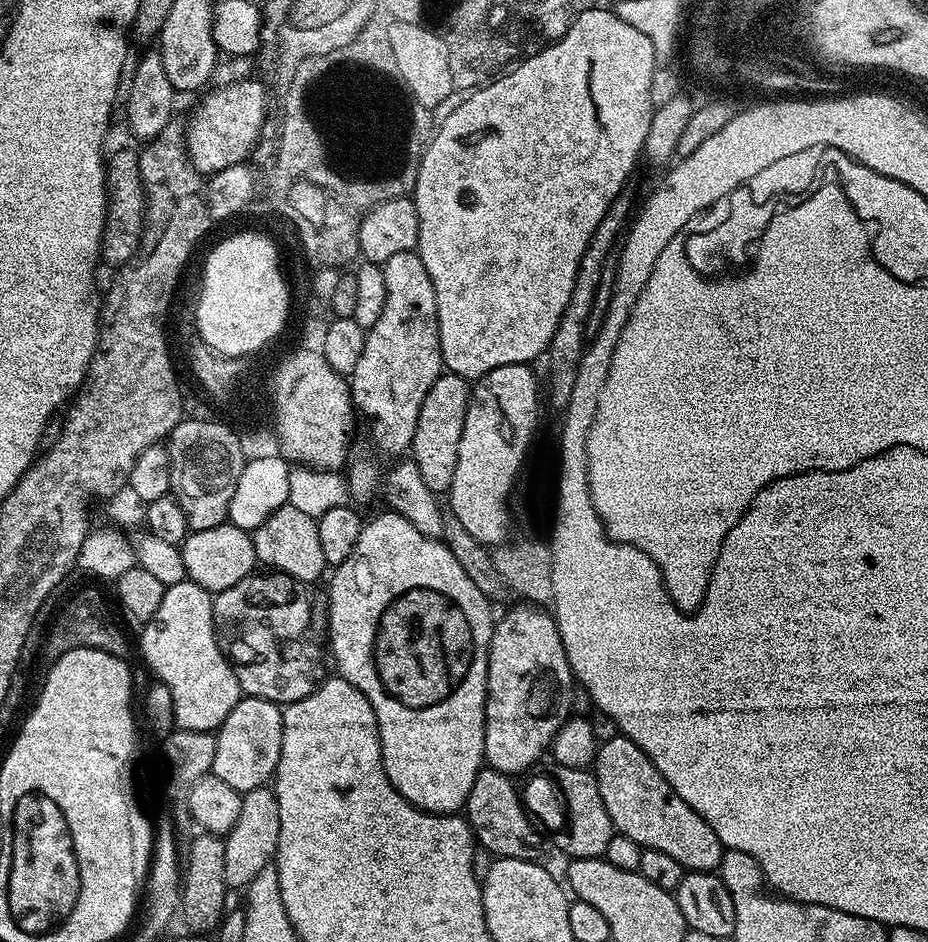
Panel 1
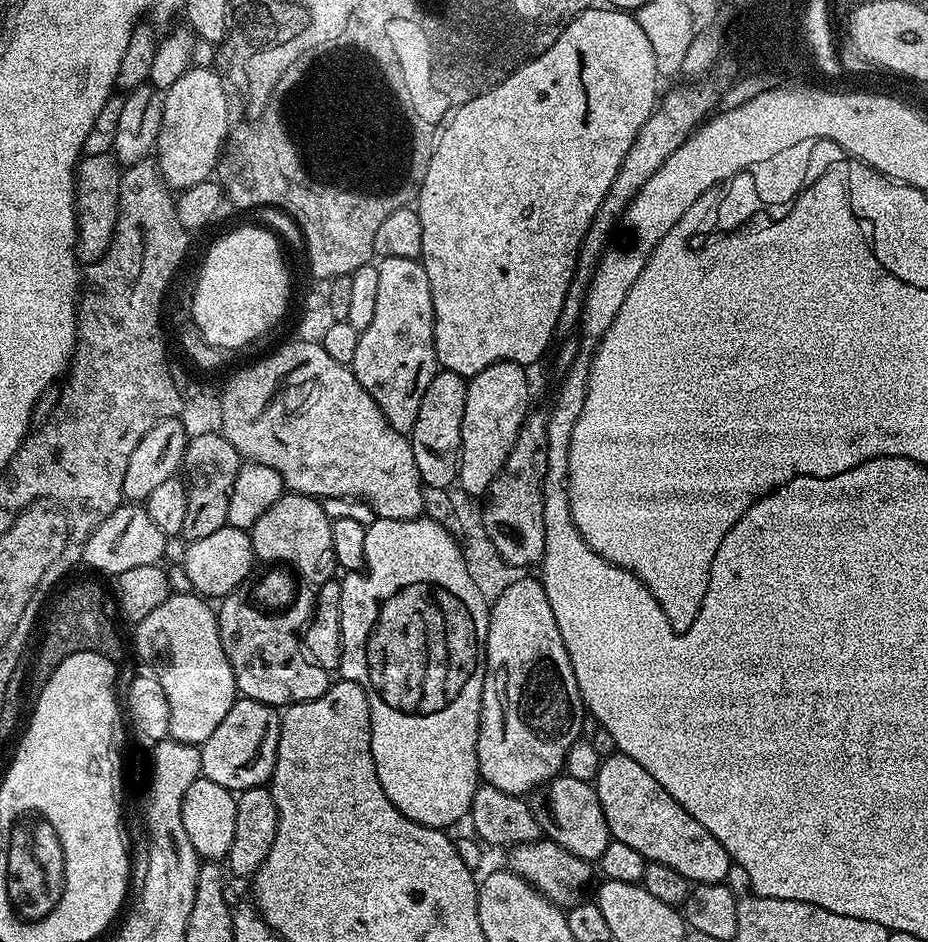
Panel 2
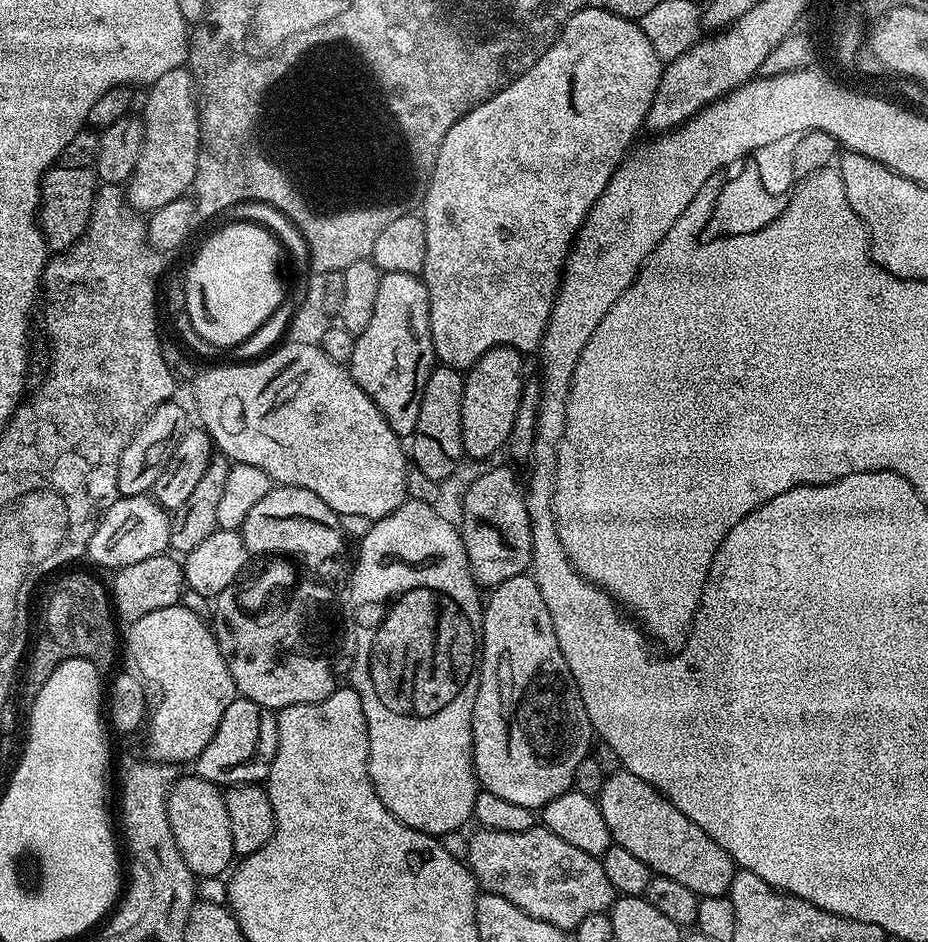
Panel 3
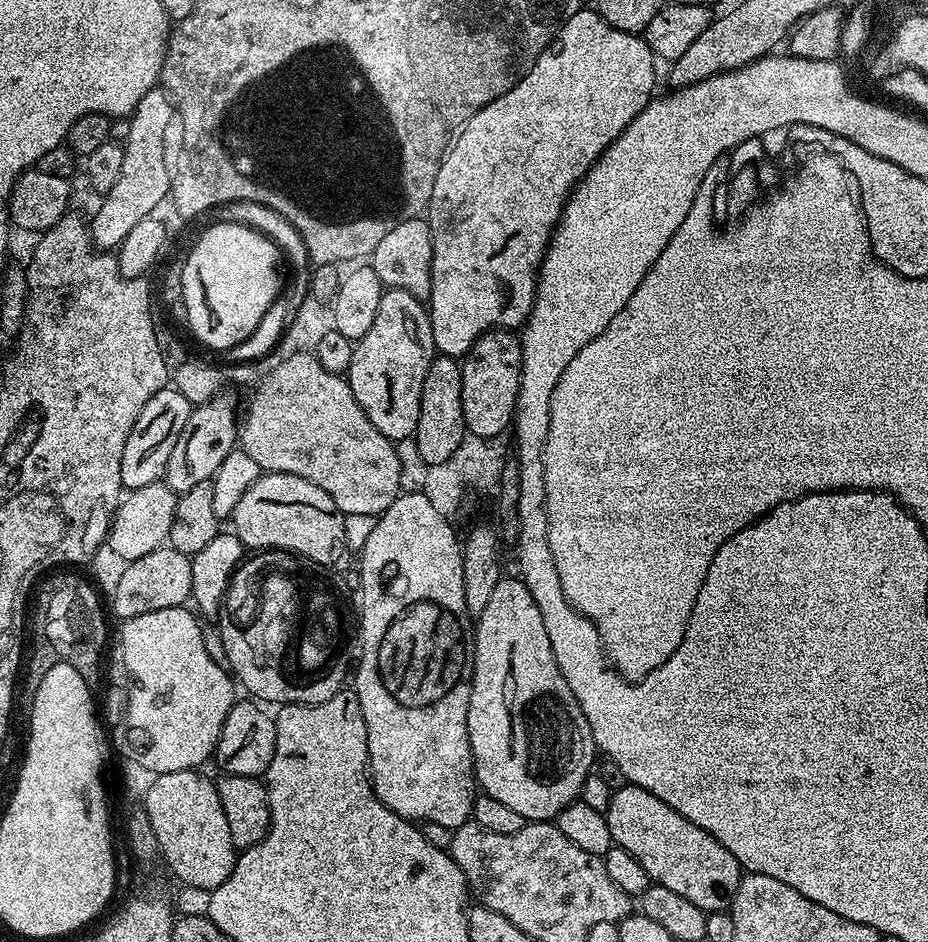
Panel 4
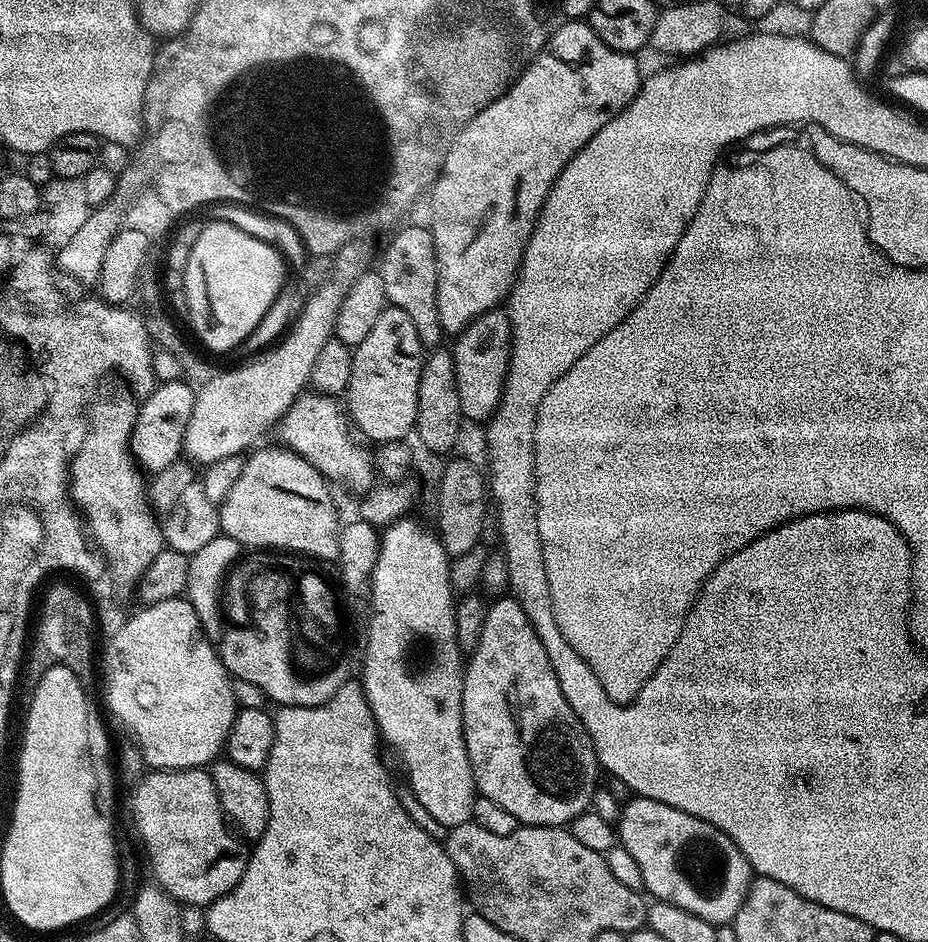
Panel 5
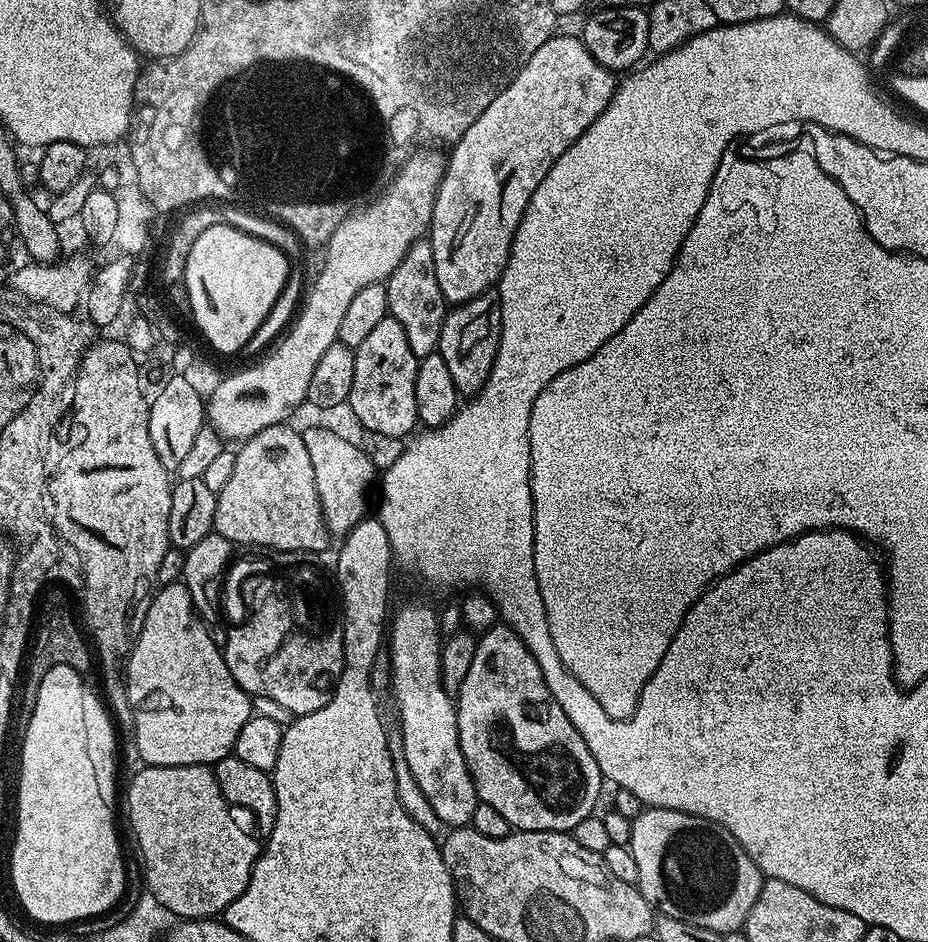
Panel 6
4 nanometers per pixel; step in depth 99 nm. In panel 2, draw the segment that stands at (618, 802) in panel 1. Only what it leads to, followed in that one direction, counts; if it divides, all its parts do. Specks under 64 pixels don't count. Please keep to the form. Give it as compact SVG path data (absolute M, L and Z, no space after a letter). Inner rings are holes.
M618 751L603 757L594 783L598 802L602 802L602 814L606 814L606 826L614 840L626 842L626 846L638 850L638 854L651 863L671 866L693 885L727 881L728 871L734 865L722 842L718 842L698 818L686 814L634 758Z

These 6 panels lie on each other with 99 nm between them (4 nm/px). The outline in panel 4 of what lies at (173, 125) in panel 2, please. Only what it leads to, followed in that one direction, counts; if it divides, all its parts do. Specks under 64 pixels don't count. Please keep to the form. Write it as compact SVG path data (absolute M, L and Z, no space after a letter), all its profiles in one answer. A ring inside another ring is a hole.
M163 87L149 88L130 114L130 134L122 144L122 170L114 186L104 194L101 209L90 216L92 243L101 250L119 249L120 243L148 216L158 202L170 196L172 173L170 160L164 157L164 131L174 120L174 101Z

